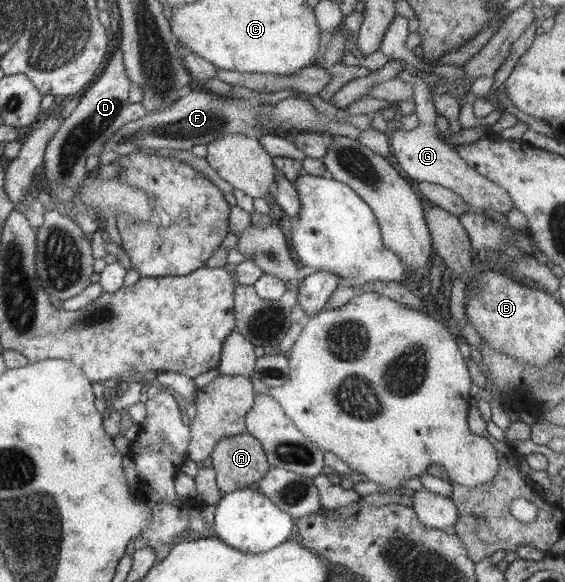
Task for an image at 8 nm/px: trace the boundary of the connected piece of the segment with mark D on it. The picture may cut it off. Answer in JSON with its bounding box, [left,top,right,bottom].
[43,49,145,235]

